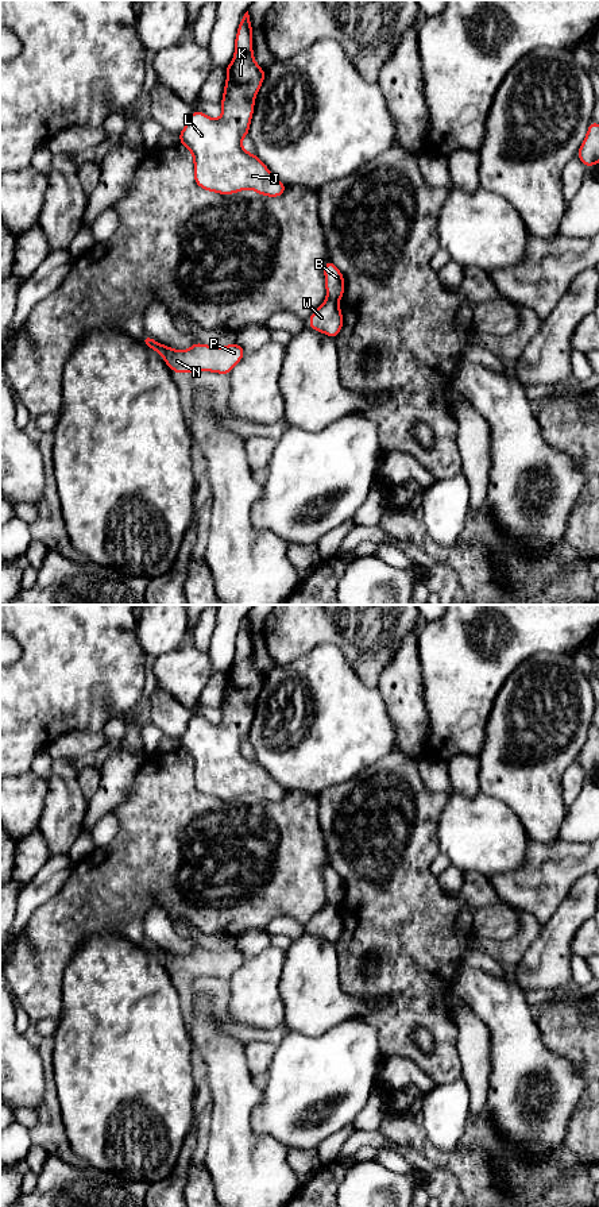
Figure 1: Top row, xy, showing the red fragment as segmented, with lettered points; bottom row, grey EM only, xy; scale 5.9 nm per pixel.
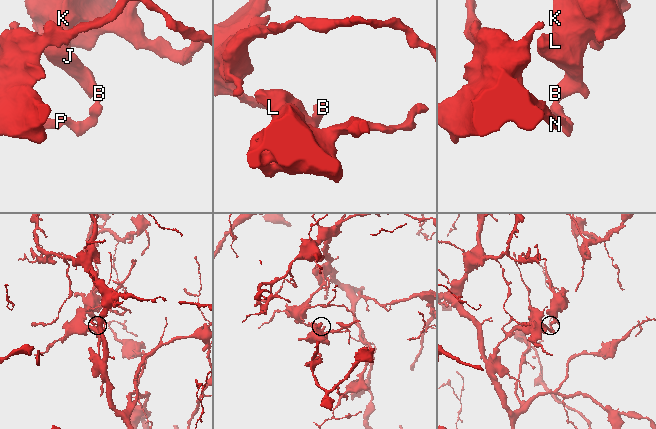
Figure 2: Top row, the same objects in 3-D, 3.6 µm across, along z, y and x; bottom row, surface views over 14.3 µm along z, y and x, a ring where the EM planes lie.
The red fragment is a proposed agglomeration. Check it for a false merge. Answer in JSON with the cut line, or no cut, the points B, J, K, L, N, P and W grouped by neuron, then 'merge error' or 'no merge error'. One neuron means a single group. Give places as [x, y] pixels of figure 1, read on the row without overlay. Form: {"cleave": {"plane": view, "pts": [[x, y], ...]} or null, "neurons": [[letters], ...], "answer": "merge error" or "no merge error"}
{"cleave": {"plane": "xy", "pts": [[327, 903], [337, 909]]}, "neurons": [["B", "J", "K", "L"], ["N", "P", "W"]], "answer": "merge error"}

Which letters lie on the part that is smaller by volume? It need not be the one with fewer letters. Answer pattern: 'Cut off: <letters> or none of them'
Cut off: B, J, K, L

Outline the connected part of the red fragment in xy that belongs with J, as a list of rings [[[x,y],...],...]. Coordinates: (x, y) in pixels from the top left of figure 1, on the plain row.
[[[247,616],[237,633],[233,664],[225,672],[223,720],[210,724],[193,716],[178,740],[181,751],[193,759],[194,786],[200,793],[220,799],[252,794],[262,801],[278,802],[286,791],[255,759],[241,752],[266,678],[254,664],[251,637]]]

